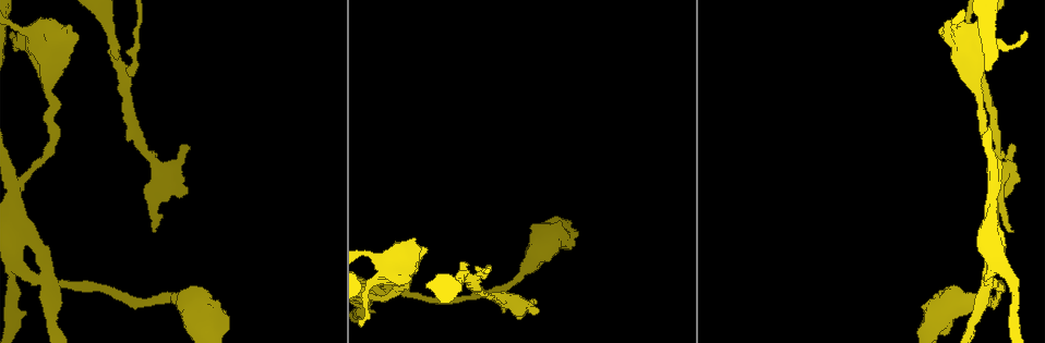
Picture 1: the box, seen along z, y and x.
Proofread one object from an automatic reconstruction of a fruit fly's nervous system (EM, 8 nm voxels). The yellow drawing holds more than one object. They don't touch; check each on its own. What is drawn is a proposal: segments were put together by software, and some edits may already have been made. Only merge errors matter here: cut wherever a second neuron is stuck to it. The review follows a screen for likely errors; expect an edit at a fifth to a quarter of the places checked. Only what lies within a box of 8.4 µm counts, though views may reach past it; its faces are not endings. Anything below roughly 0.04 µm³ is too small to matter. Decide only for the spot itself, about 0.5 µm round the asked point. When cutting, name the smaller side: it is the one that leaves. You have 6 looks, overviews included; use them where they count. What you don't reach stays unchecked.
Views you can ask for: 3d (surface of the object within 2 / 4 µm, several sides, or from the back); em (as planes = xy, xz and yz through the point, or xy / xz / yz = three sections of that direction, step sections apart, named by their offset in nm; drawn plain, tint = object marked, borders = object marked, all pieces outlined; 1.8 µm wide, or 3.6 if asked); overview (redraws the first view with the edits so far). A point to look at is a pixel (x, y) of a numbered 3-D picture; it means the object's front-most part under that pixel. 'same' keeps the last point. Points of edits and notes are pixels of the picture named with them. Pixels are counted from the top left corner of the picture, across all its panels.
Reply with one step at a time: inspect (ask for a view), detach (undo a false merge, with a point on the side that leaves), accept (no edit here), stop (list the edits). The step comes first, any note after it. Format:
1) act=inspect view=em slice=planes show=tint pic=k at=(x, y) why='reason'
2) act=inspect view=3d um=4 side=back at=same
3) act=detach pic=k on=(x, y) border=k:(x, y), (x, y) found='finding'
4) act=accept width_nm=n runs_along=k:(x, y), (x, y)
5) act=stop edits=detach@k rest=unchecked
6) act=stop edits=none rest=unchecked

act=inspect view=em slice=yz step=8 show=tint pic=1 at=(988, 284) why='two arms in line, one across'

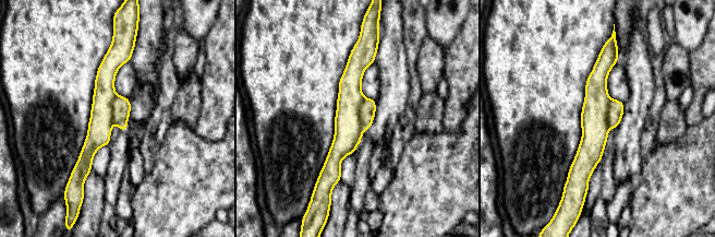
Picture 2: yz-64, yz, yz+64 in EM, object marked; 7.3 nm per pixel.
act=detach pic=2 on=(348, 128) width_nm=260 part_leaving=2:(612, 57), (596, 82), (583, 184) found='two neurons meet here'

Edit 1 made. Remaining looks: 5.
act=inspect view=em um=3.6 slice=planes show=tint pic=1 at=(49, 58) why='calibre changes'

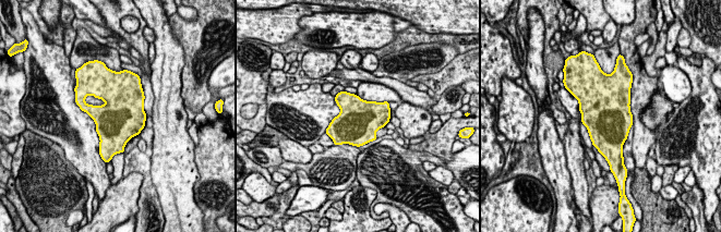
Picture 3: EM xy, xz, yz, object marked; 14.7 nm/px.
act=accept width_nm=600 found='one neuron here'

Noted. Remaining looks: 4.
act=inspect view=3d um=2 pic=1 at=(473, 277) why='three-way junction'

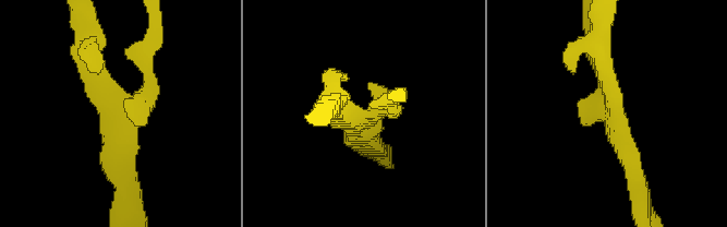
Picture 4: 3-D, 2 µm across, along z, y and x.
act=inspect view=em slice=planes show=plain pic=4 at=(114, 109) arms=3 why='need the tissue'

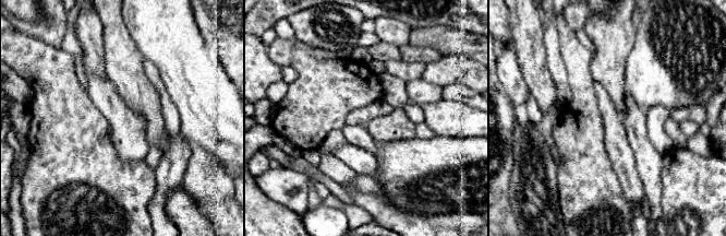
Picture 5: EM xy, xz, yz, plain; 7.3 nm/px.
act=inspect view=em slice=planes show=tint at=same

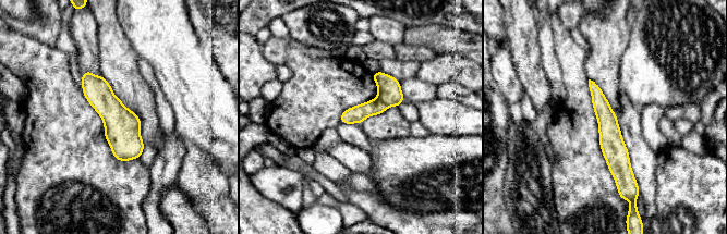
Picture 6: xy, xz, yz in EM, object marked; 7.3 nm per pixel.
act=detach pic=6 on=(389, 91) found='a second neuron is stuck on'

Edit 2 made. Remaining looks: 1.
act=stop edits=detach@2,detach@6 rest=unchecked

